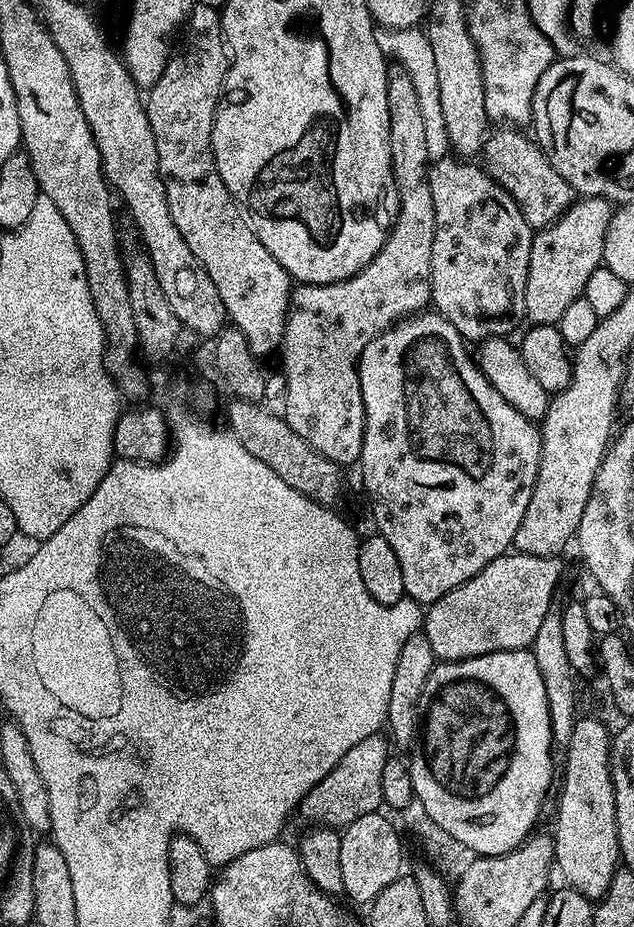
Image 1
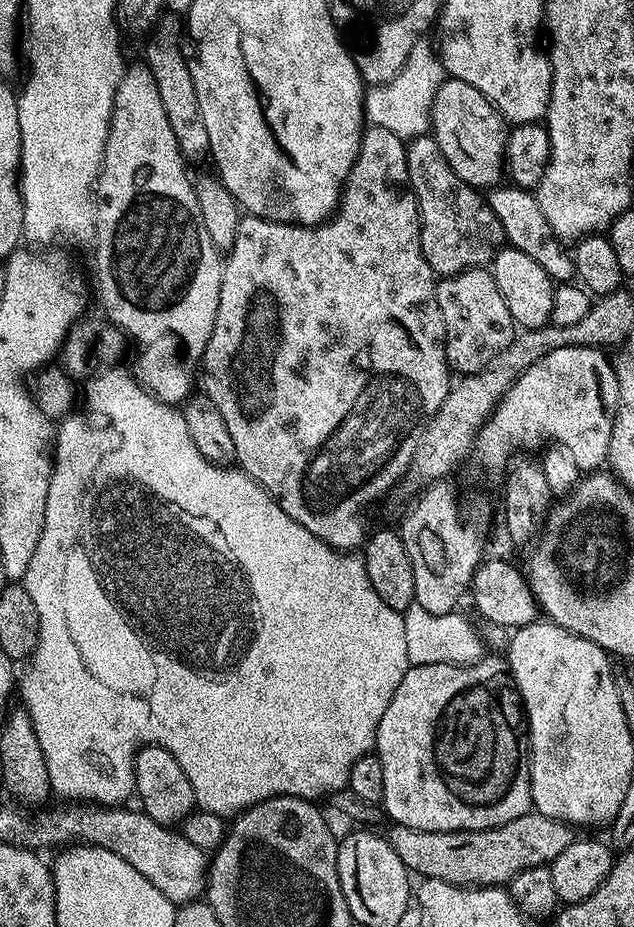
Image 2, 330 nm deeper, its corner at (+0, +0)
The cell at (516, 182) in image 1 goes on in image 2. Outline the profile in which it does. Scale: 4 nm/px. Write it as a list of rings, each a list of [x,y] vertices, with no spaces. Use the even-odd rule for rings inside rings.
[[[445,78],[442,86],[438,86],[438,94],[434,94],[430,135],[436,139],[444,160],[462,182],[477,190],[491,190],[501,183],[506,172],[504,147],[508,134],[504,117],[482,90],[474,90],[470,82],[451,78]]]

